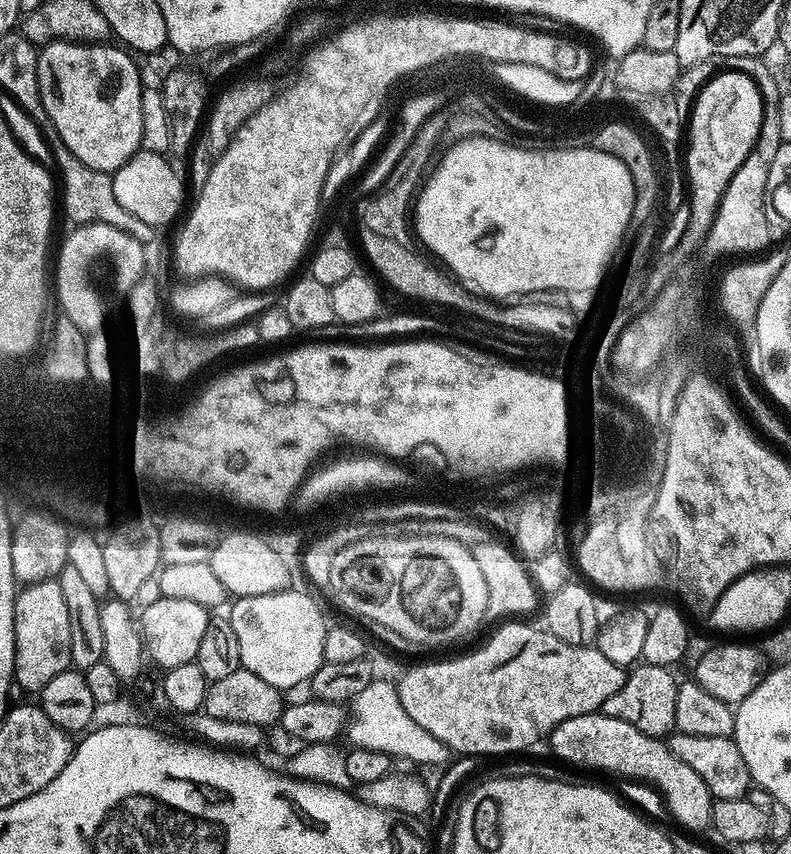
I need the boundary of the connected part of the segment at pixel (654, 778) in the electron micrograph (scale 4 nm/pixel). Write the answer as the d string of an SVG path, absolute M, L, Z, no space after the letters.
M602 710L582 714L578 718L566 718L566 722L553 730L550 743L553 754L557 756L553 757L573 769L593 768L596 772L609 772L612 776L653 784L660 791L669 814L684 827L681 829L696 834L699 828L711 825L714 797L706 782L702 782L702 778L698 778L682 758L674 758L663 739L642 734L642 730L630 726L630 722L610 718Z

